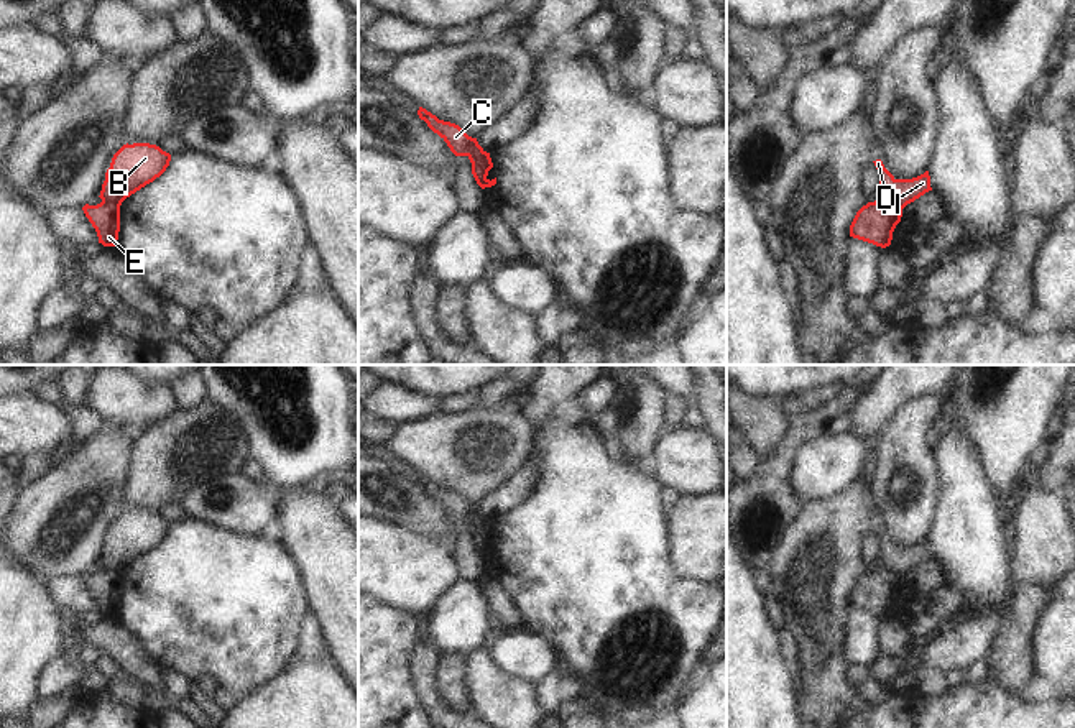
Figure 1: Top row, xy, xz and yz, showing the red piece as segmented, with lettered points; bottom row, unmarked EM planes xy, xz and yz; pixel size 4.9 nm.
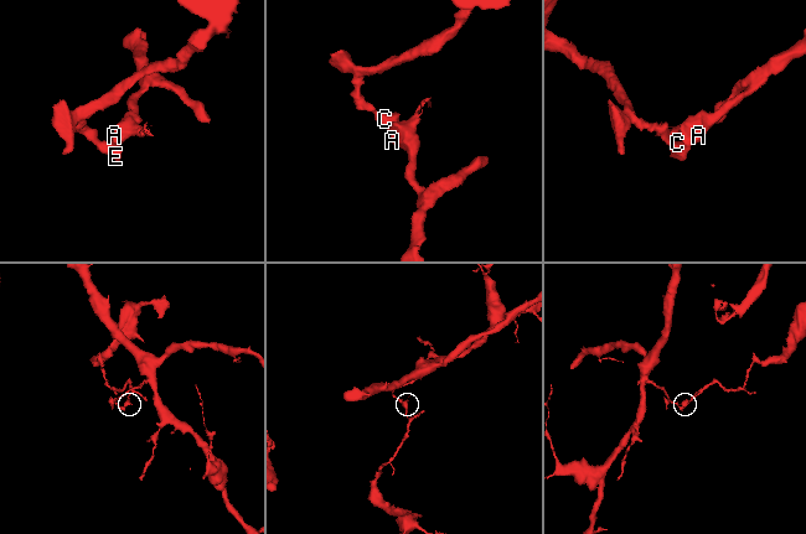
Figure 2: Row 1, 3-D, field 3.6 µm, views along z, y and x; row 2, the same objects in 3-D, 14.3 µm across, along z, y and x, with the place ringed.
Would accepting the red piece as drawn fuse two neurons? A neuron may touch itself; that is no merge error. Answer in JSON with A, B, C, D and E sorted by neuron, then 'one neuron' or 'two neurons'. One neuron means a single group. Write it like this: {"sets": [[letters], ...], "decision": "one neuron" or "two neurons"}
{"sets": [["A", "B", "D"], ["C", "E"]], "decision": "two neurons"}

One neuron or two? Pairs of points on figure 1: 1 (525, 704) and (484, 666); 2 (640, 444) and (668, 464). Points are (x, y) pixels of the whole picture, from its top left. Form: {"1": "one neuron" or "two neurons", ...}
{"1": "one neuron", "2": "two neurons"}

